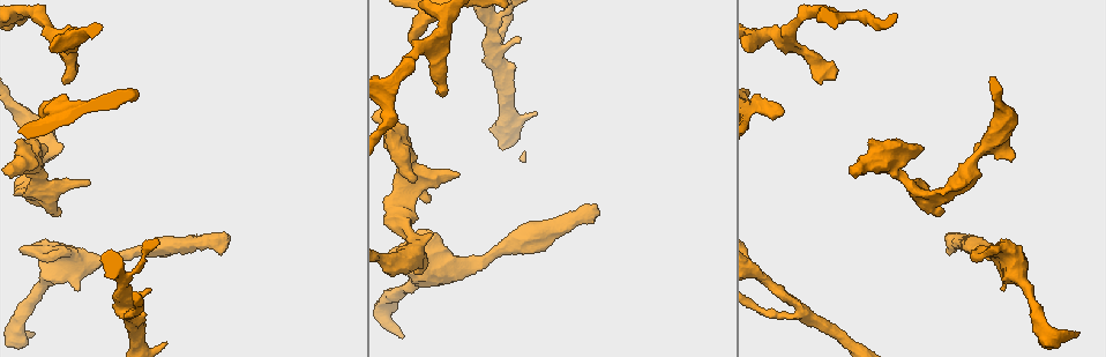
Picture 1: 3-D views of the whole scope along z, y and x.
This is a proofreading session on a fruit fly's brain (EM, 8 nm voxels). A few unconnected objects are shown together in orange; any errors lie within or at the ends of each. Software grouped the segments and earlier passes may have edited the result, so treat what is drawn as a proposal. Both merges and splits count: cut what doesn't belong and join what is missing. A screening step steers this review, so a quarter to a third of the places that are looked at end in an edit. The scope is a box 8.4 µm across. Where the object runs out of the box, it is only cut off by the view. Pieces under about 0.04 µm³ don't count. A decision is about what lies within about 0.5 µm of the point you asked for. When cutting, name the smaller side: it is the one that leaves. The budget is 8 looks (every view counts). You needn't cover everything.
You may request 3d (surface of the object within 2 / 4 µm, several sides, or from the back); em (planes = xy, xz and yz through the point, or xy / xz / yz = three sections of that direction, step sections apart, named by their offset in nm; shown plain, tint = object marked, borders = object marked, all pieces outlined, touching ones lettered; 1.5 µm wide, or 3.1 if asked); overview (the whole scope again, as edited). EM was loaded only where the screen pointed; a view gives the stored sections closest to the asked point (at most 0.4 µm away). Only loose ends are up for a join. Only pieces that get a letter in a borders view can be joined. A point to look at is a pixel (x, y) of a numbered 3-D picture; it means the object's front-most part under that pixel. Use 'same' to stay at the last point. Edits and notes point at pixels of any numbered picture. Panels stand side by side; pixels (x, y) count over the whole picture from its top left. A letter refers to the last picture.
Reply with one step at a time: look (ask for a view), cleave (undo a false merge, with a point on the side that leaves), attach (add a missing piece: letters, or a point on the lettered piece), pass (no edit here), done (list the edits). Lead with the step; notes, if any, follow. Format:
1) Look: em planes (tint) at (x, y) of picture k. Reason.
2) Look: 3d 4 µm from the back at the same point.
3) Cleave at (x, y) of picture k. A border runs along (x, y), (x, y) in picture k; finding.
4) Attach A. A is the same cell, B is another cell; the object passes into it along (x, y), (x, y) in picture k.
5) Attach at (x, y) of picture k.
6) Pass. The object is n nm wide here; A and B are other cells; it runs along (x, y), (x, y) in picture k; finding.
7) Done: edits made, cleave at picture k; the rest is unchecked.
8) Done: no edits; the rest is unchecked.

Look: 3d 2 µm at (34, 332) of picture 1. Free end.

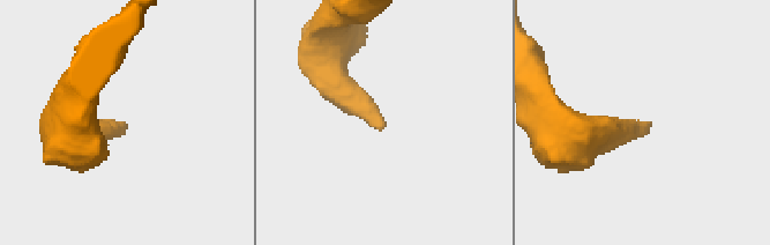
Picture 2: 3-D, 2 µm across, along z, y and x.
Look: em planes (borders) at (647, 123) of picture 2. Shape alone is not enough.

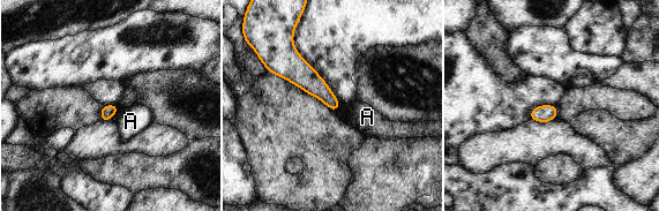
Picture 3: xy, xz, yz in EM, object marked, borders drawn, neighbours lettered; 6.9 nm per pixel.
Pass. A is another cell; none of them fits.

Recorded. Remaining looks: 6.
Look: 3d 4 µm at (430, 195) of picture 1. Free end.

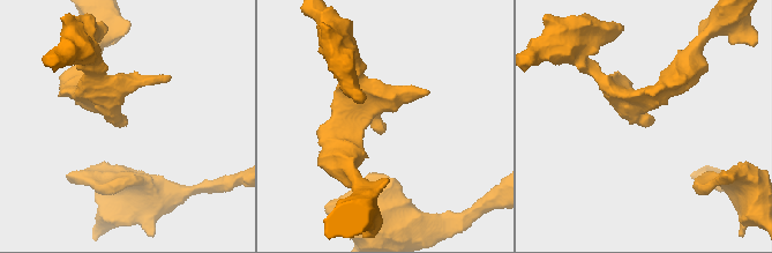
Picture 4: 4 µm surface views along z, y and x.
Look: em planes (borders) at (386, 125) of picture 4. Now the EM.

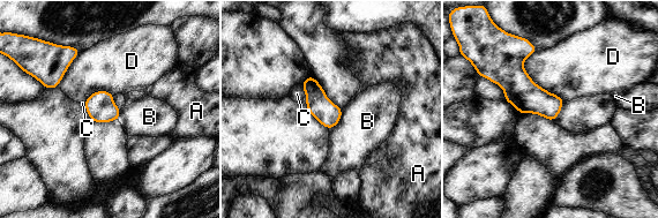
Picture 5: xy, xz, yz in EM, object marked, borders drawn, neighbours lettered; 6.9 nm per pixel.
Pass. A, B, C and D are other cells; a border runs along (343, 108), (339, 121), (329, 129) in picture 5; no lettered piece goes on from it.

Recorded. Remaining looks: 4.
Look: em xz step 4 (tint) at (495, 58) of picture 1. Three-way junction.

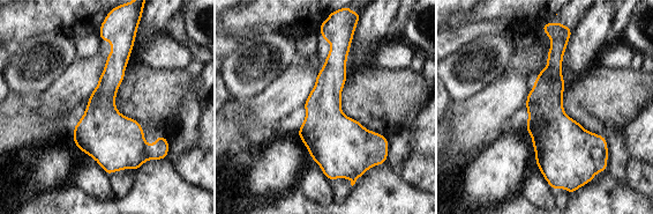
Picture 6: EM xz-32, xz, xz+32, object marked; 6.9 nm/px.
Look: em planes (borders) at the same point.

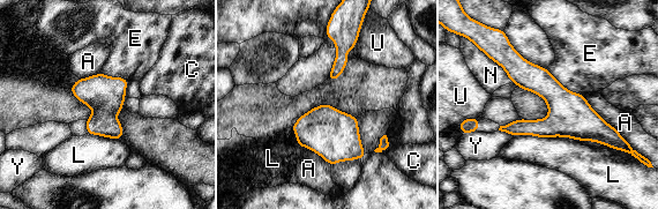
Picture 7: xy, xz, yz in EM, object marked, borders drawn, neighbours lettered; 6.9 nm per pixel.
Pass. A, C, E, L, N, U and Y are other cells; it runs along (503, 64), (615, 143) in picture 7; one neuron here.

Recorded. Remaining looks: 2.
Done: no edits; the rest is unchecked.

